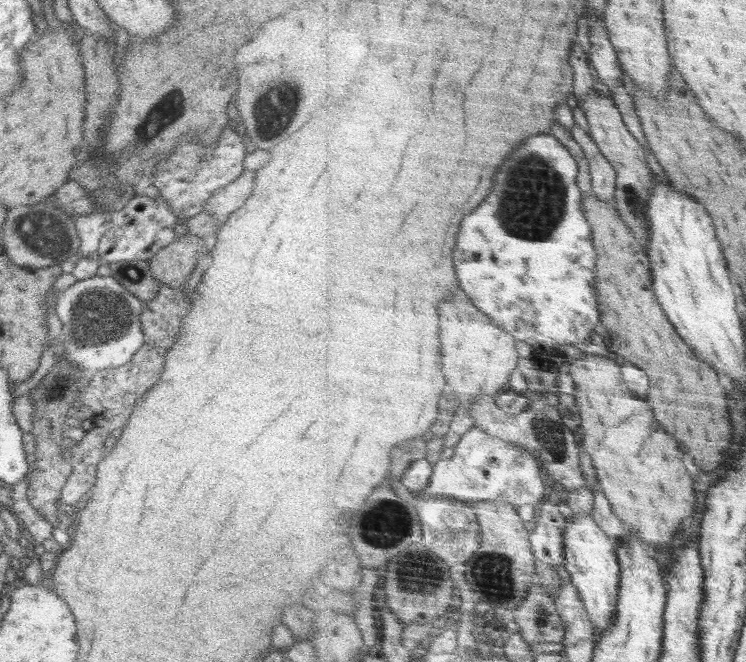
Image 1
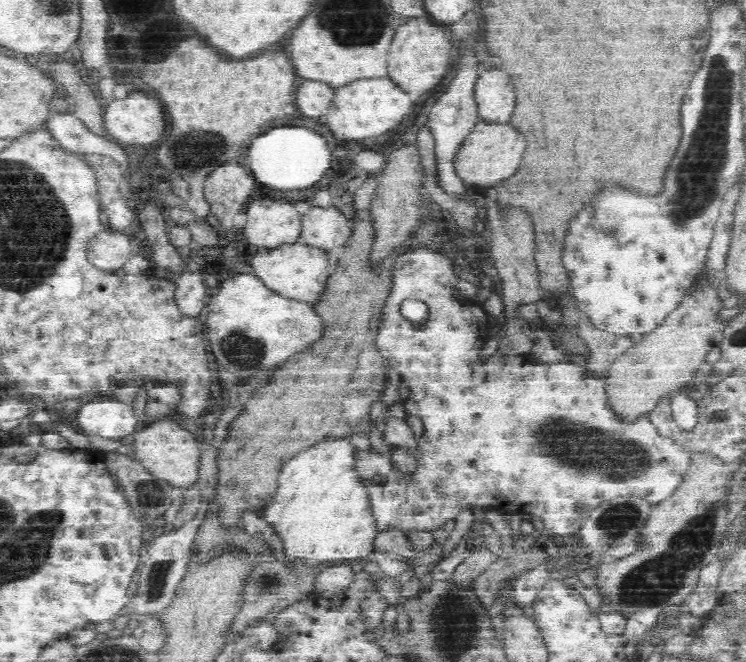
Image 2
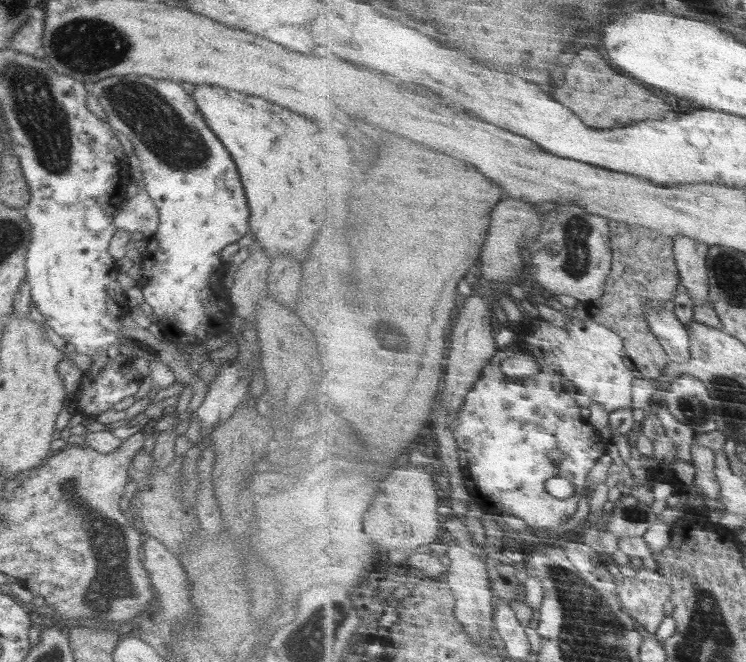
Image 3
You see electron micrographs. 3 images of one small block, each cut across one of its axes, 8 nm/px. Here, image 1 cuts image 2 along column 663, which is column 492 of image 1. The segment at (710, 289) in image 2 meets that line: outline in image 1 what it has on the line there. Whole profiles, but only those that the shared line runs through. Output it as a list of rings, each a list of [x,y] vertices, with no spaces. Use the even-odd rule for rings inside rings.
[[[452,300],[442,306],[448,314],[442,314],[442,342],[444,342],[444,370],[450,386],[454,388],[460,406],[472,408],[478,396],[498,396],[510,376],[518,368],[520,354],[516,338],[506,330],[494,326],[486,314],[482,314],[470,300]]]

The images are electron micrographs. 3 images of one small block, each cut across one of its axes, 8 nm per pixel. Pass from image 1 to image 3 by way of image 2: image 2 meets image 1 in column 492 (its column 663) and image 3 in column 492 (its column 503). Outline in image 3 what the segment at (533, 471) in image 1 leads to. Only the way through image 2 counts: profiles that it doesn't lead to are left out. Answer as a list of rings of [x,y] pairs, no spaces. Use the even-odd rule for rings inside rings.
[[[566,314],[566,319],[566,325],[560,327],[554,326],[548,320],[537,318],[539,322],[536,322],[536,325],[532,323],[528,326],[529,335],[518,335],[514,344],[517,344],[522,351],[527,351],[542,364],[542,371],[528,376],[528,380],[524,380],[524,377],[508,376],[502,370],[502,364],[518,355],[517,350],[512,346],[499,350],[491,360],[491,364],[483,370],[483,375],[476,386],[470,394],[467,394],[466,404],[462,406],[458,420],[452,427],[459,448],[458,452],[462,456],[459,458],[462,460],[460,462],[462,472],[466,472],[466,476],[463,477],[470,488],[472,500],[480,502],[480,505],[490,515],[499,517],[508,514],[522,518],[534,533],[545,528],[558,528],[578,512],[580,498],[583,497],[585,489],[592,486],[590,481],[592,470],[596,468],[598,460],[604,454],[611,454],[608,449],[609,442],[604,439],[604,434],[594,424],[589,424],[588,420],[582,418],[582,408],[568,394],[566,384],[572,380],[574,384],[578,384],[580,393],[594,398],[610,413],[623,408],[634,408],[633,388],[637,378],[634,372],[626,366],[626,348],[624,348],[622,335],[602,323],[595,322],[590,314],[584,320]],[[554,448],[566,451],[568,458],[562,460],[560,464],[554,464],[554,460],[548,456],[548,451]],[[556,476],[565,476],[576,483],[577,493],[572,498],[556,498],[548,492],[546,483]]]

